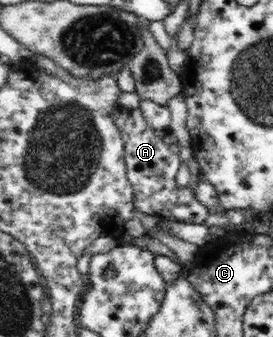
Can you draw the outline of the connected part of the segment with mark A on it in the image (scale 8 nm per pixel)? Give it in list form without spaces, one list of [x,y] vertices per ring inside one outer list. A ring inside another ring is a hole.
[[[140,108],[128,109],[128,115],[121,129],[121,138],[125,143],[124,158],[127,178],[133,190],[133,203],[138,211],[146,215],[156,215],[168,220],[203,224],[211,215],[210,209],[202,200],[198,200],[190,185],[180,187],[176,182],[176,173],[180,167],[179,146],[175,137],[161,135],[154,131],[144,119]],[[158,173],[163,173],[163,178]]]

